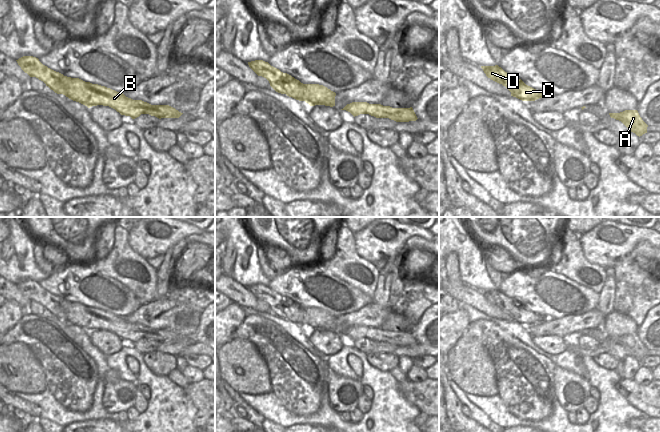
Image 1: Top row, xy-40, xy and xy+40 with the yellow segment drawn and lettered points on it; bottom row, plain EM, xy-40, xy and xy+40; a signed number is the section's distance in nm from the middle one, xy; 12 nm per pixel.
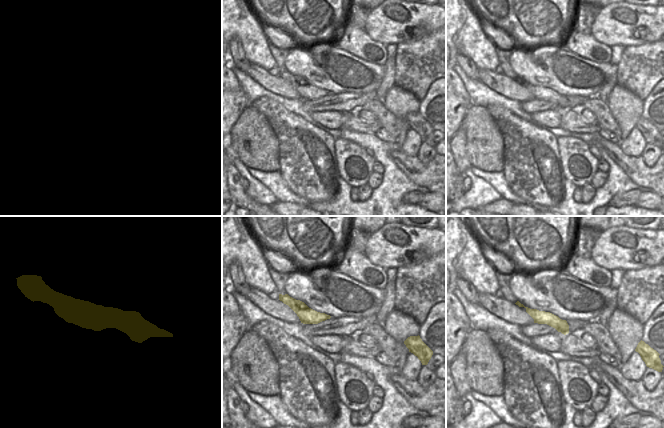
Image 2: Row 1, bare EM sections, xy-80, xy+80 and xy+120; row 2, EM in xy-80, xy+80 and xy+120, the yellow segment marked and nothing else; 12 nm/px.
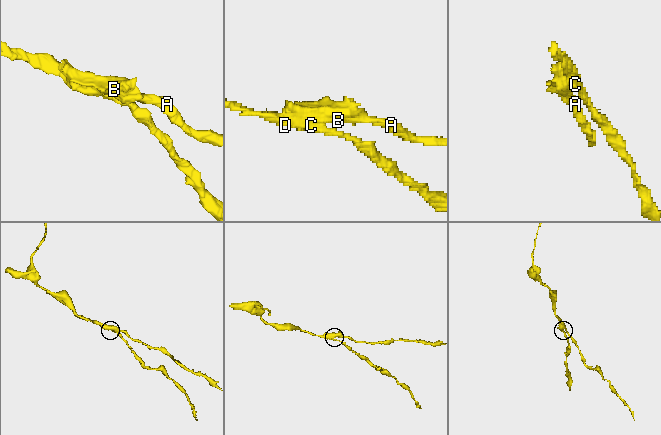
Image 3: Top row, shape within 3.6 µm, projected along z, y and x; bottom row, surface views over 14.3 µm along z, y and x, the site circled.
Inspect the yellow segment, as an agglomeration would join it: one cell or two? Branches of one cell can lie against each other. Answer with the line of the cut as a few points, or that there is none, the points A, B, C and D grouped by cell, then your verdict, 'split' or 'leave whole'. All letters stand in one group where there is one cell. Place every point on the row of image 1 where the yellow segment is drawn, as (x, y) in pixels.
cut xy-40 (63, 75), (65, 95); groups A B / C D; split

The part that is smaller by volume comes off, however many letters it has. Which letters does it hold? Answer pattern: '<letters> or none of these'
A, B

